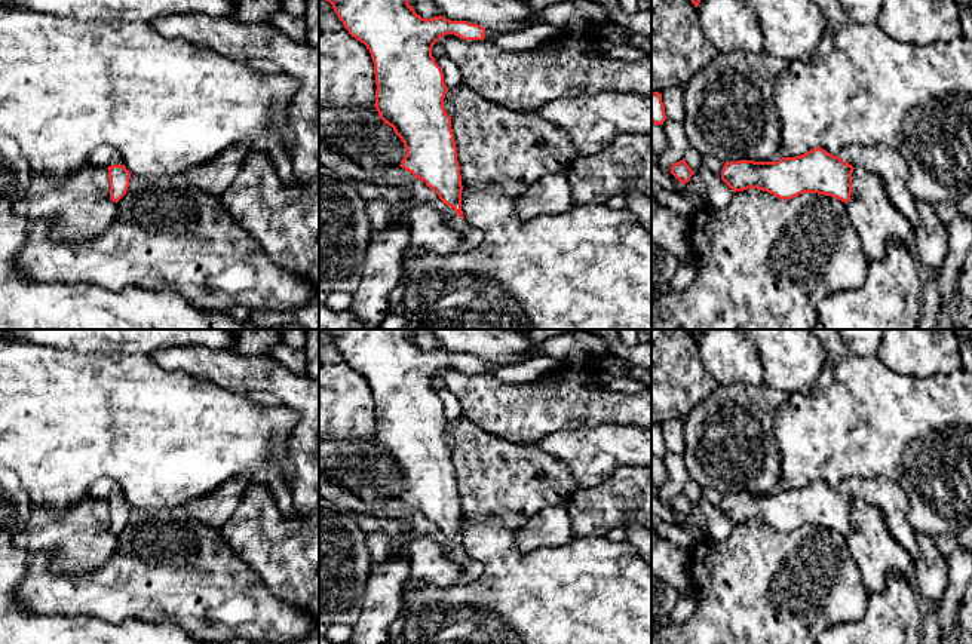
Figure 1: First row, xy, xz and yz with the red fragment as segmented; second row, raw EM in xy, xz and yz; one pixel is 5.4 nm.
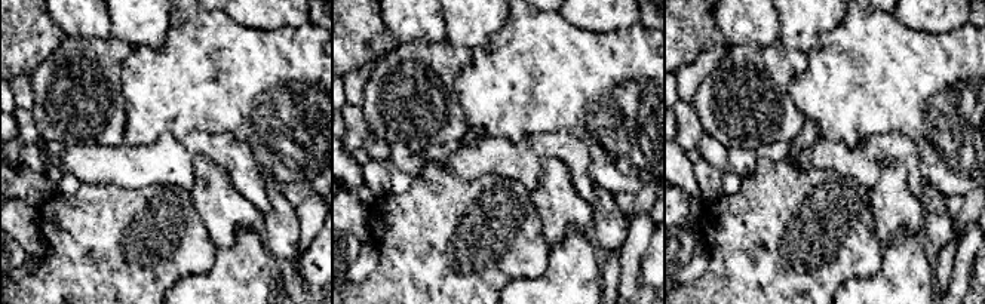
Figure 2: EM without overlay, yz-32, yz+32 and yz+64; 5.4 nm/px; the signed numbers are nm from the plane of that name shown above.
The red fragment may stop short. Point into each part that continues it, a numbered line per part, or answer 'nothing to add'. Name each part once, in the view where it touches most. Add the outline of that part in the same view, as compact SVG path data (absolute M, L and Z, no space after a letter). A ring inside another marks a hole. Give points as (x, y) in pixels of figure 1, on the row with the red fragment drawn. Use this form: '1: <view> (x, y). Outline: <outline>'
1: xz (431, 232). Outline: M418 203L404 220L410 227L410 242L404 258L427 254L466 254L481 245L481 230L462 220L451 206L441 214L430 203Z

